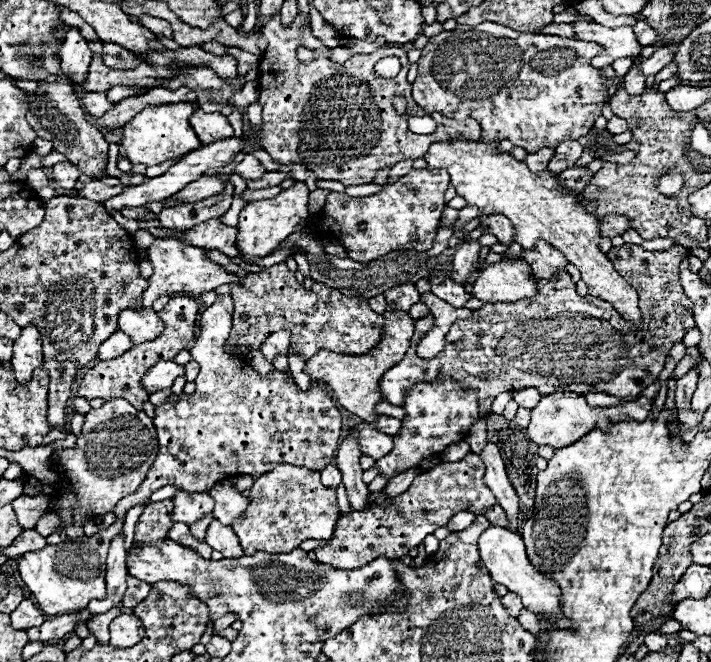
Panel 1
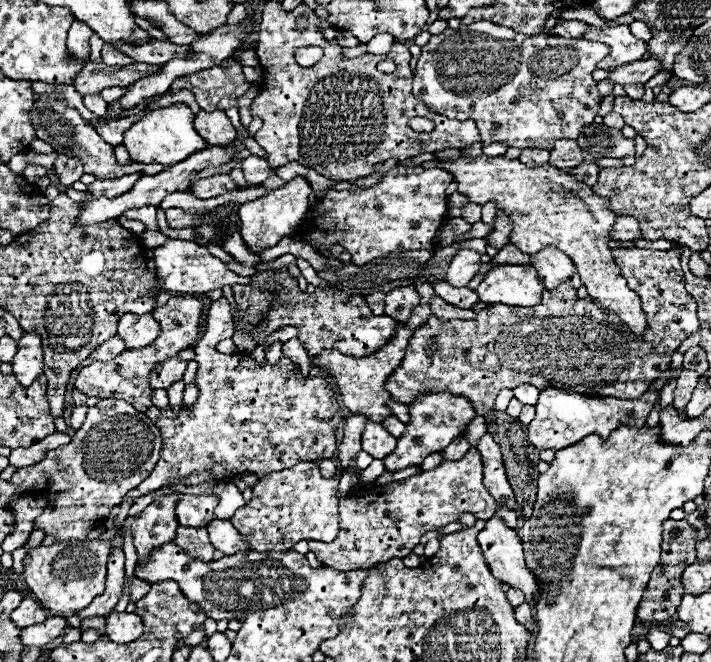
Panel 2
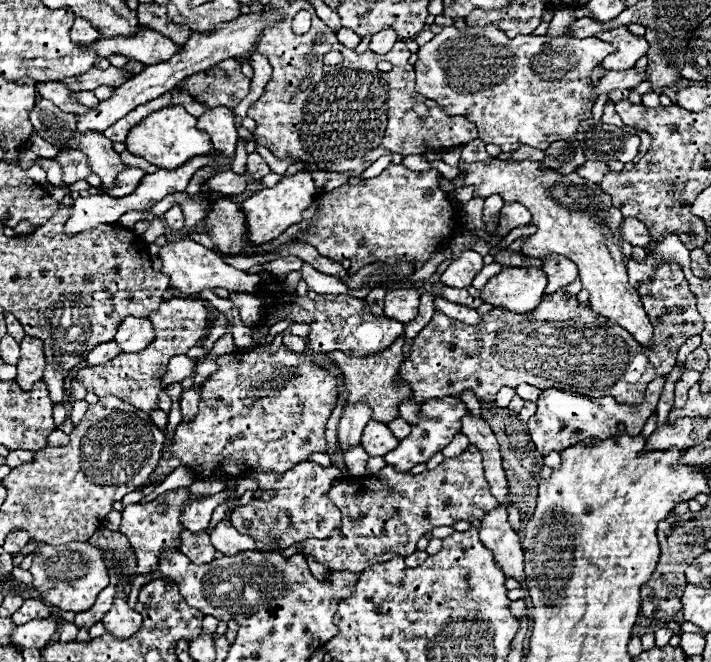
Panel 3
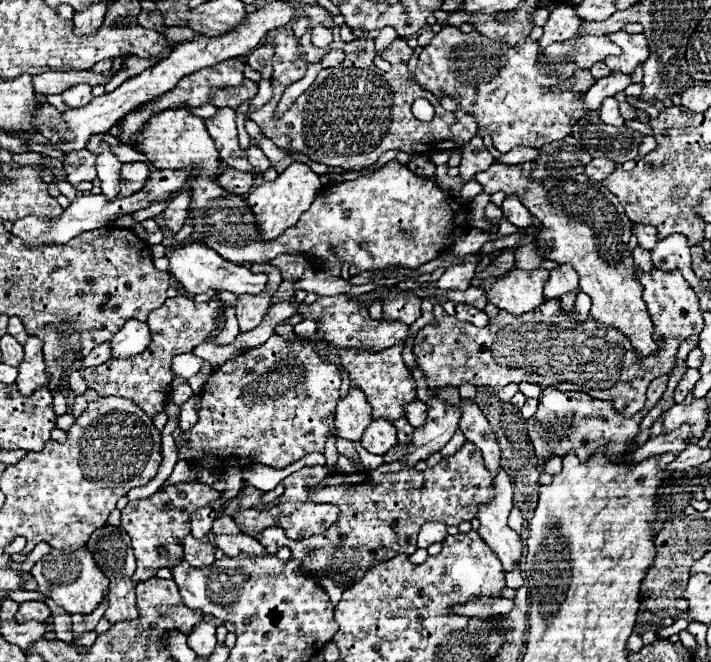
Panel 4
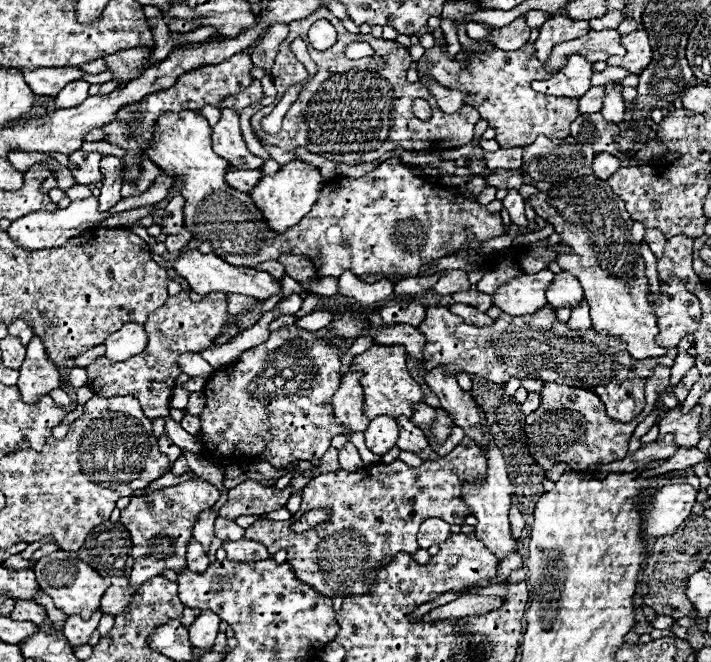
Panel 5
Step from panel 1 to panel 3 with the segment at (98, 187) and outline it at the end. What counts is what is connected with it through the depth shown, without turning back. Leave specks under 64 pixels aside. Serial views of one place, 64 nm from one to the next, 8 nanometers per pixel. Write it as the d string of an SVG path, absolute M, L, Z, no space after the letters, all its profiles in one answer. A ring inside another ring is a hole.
M126 166L126 168L120 172L120 176L116 178L116 188L114 188L114 190L104 190L104 188L100 188L100 192L110 194L110 196L114 196L114 198L128 196L130 192L136 190L136 184L144 178L144 174L146 174L146 172L144 172L142 168L138 168L138 166Z

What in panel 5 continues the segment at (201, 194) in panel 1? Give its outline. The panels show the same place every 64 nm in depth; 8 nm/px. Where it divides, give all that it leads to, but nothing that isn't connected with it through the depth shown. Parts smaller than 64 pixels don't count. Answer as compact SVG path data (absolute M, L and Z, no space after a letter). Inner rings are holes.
M232 168L228 172L228 184L232 184L232 188L238 188L240 192L252 192L252 188L262 180L262 176L264 176L262 168L254 168L254 170Z

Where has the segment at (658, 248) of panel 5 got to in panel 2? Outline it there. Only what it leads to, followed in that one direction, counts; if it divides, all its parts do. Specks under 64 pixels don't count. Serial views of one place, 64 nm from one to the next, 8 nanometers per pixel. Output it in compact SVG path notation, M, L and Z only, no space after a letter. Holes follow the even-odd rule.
M618 216L614 230L612 230L612 238L614 240L622 240L622 242L634 242L634 240L642 240L642 232L640 226L636 222L636 218L632 216Z

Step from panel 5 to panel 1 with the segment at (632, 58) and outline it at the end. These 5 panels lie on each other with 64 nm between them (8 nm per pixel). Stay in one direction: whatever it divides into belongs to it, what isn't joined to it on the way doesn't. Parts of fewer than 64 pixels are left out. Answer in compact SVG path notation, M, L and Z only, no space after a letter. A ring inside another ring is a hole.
M588 16L584 20L576 20L576 38L592 40L604 46L604 52L592 60L596 68L610 66L614 64L614 60L620 60L620 58L638 58L642 52L642 46L638 44L630 26L606 28L602 24L596 24Z

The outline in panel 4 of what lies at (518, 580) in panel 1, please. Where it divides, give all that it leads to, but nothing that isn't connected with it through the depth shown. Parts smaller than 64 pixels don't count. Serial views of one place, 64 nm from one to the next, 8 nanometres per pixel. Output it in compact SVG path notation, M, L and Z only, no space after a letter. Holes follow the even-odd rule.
M498 468L496 478L492 480L492 500L488 504L478 506L478 520L480 538L496 552L506 572L518 566L522 556L522 542L520 536L508 526L508 514L512 510L512 482L504 468Z

